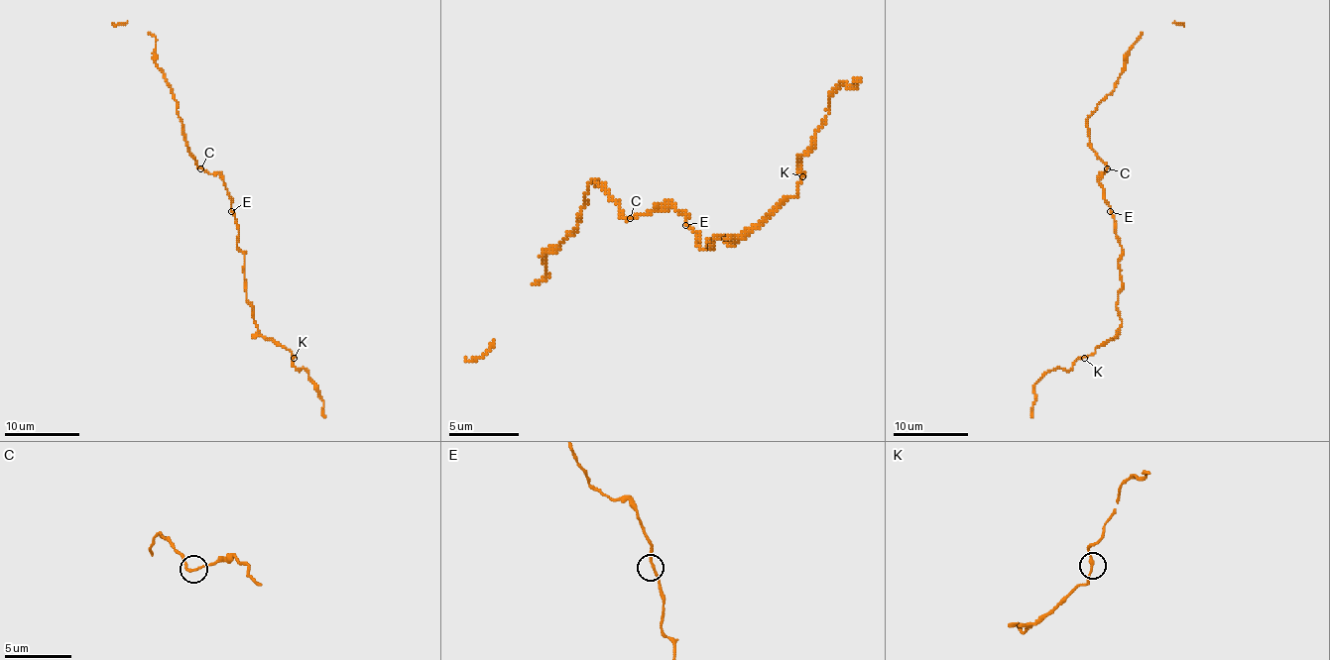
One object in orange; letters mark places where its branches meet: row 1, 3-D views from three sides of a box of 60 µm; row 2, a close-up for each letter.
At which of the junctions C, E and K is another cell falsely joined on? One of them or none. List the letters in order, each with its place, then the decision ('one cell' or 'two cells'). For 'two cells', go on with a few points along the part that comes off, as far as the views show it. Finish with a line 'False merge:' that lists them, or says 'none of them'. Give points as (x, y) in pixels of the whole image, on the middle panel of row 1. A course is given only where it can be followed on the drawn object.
C: (630, 218) | one cell
E: (685, 225) | one cell
K: (802, 176) | one cell
False merge: none of them

